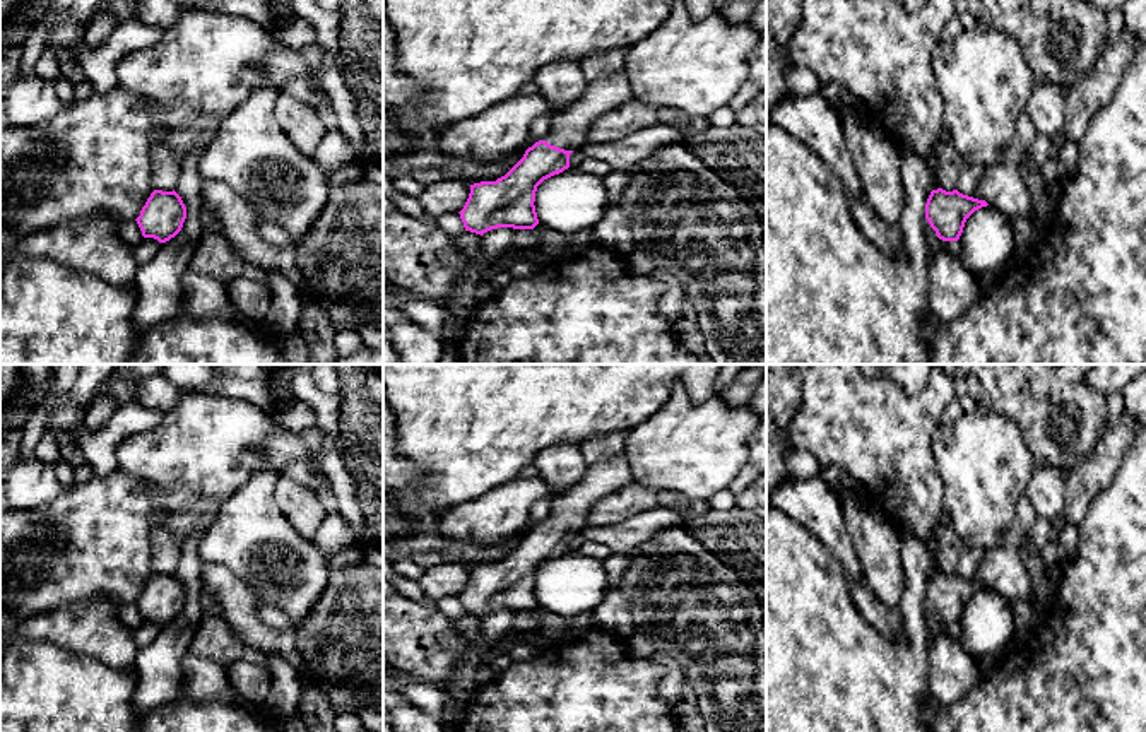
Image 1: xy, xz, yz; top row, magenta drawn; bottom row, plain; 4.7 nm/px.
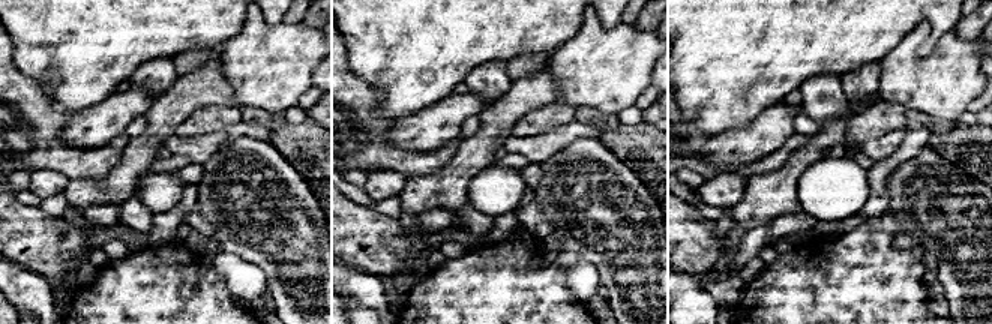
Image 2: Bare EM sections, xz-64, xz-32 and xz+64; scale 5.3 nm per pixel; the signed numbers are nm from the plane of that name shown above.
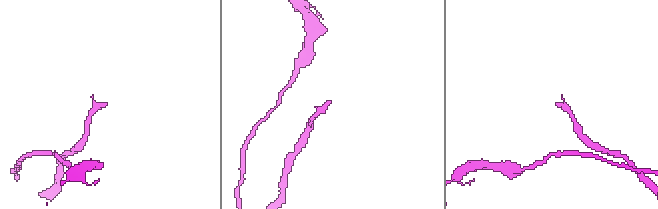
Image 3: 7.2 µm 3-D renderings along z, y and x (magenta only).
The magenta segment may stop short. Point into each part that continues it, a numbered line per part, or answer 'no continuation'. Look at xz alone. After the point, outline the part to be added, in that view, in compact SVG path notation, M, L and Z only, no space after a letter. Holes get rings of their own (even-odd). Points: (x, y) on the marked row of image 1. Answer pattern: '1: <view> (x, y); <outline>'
1: xz (570, 127); M626 70L588 82L578 99L551 113L551 130L544 140L564 151L580 151L588 142L594 120L631 99L635 94Z

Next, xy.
no continuation

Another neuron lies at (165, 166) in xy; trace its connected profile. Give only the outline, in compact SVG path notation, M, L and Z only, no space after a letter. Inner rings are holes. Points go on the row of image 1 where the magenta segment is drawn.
M159 140L151 147L152 188L173 192L181 173L181 161Z

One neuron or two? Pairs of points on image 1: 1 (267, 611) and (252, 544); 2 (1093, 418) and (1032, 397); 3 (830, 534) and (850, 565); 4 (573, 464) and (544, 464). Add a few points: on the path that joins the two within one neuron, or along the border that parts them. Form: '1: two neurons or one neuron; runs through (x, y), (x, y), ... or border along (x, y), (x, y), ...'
1: two neurons; border along (264, 602), (279, 608), (293, 626)
2: one neuron; runs through (1078, 414), (1063, 414), (1047, 399)
3: one neuron; runs through (837, 541), (847, 558)
4: one neuron; runs through (567, 464), (551, 464)

